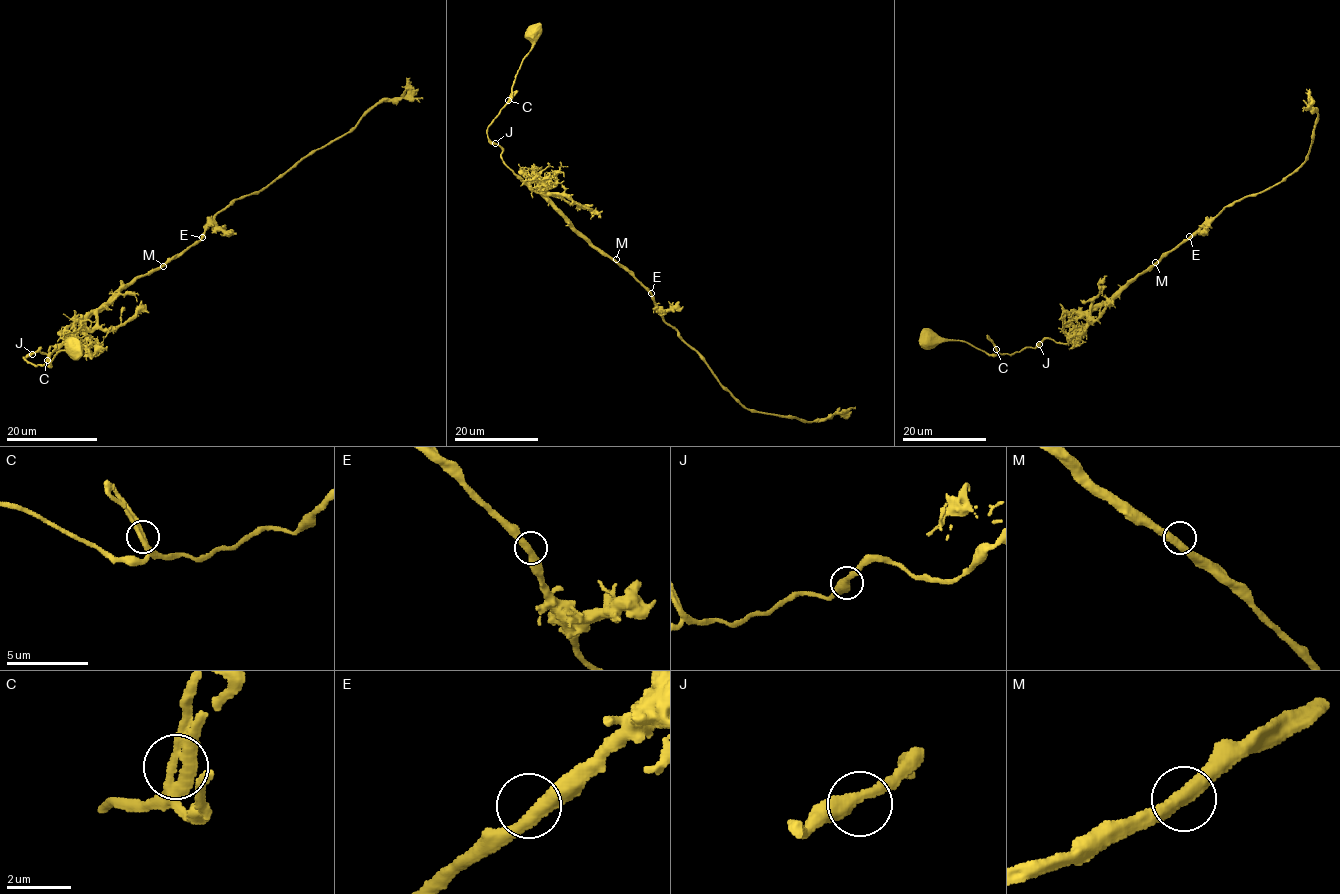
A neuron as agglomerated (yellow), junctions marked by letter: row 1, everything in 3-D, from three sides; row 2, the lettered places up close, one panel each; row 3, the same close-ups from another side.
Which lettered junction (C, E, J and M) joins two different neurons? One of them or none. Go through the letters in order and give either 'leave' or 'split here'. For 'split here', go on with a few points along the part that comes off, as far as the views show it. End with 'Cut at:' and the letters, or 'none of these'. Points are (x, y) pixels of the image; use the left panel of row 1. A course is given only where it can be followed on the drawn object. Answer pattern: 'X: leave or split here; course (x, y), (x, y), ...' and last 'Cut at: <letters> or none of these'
C: leave
E: leave
J: leave
M: leave
Cut at: none of these

